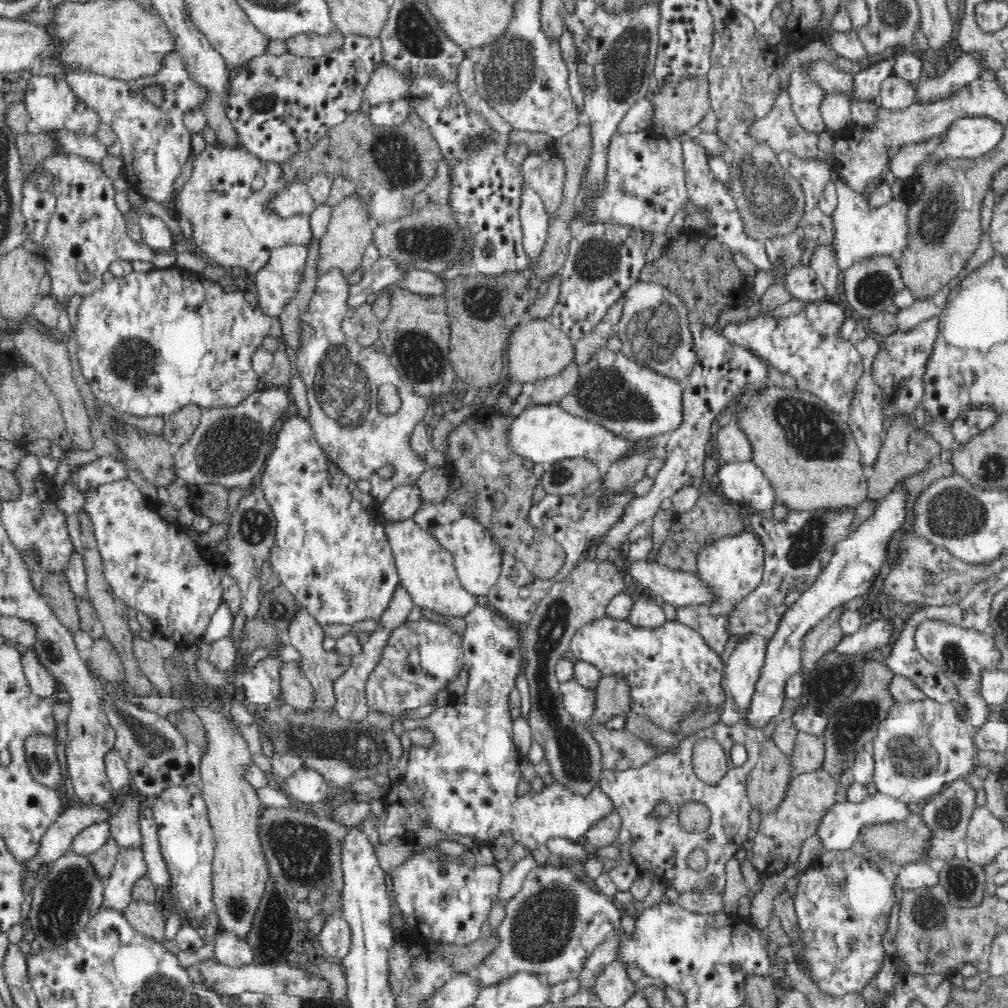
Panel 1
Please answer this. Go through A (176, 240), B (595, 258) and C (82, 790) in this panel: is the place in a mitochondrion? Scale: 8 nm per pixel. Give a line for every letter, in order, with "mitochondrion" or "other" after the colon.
A: other
B: mitochondrion
C: other

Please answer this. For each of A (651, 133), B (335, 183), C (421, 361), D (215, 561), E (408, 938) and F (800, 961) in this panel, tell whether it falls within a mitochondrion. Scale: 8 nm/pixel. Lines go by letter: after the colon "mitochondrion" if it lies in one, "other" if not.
A: other
B: other
C: mitochondrion
D: other
E: other
F: other

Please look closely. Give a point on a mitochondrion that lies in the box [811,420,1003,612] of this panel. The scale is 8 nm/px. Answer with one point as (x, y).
(953, 513)

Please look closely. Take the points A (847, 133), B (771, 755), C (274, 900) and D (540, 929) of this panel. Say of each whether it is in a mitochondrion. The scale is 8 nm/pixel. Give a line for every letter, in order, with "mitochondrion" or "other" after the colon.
A: other
B: other
C: mitochondrion
D: mitochondrion

